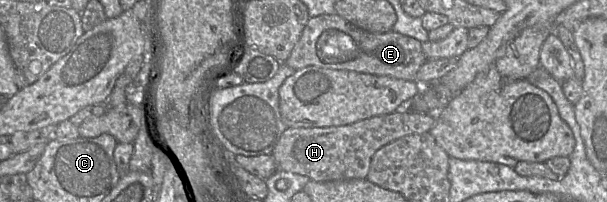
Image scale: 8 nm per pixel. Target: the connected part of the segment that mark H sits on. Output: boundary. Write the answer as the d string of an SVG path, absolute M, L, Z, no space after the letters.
M396 111L344 126L287 128L272 155L277 170L304 175L314 181L365 179L369 173L371 159L377 150L404 136L429 133L435 122L434 114Z

